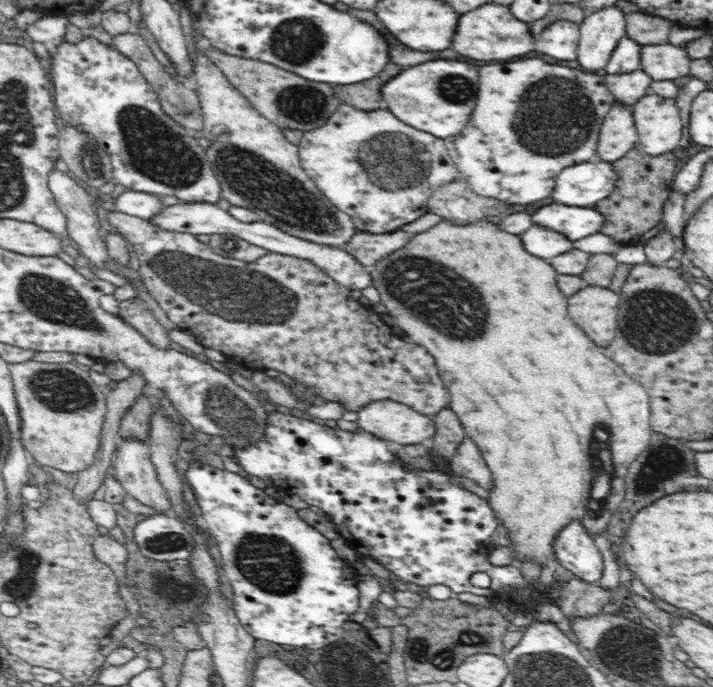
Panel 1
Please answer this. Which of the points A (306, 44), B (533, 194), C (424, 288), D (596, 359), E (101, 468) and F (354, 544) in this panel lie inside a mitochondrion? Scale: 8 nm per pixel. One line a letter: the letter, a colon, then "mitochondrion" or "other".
A: mitochondrion
B: other
C: mitochondrion
D: other
E: other
F: other

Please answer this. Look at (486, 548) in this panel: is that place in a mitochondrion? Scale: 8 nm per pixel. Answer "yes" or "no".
no

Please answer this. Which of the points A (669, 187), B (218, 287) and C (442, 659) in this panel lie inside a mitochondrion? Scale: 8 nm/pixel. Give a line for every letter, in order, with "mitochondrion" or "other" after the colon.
A: other
B: mitochondrion
C: mitochondrion

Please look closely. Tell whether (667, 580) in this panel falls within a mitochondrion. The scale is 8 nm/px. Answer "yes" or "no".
no

